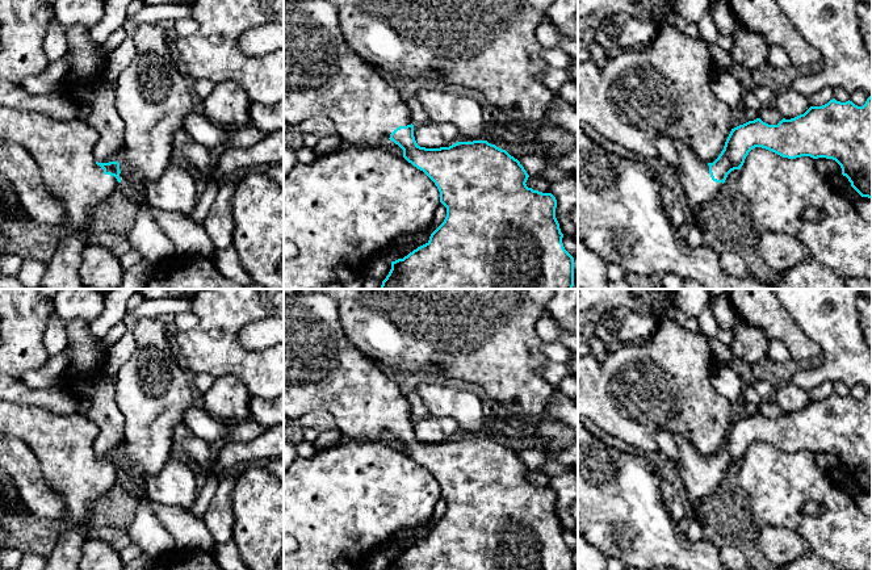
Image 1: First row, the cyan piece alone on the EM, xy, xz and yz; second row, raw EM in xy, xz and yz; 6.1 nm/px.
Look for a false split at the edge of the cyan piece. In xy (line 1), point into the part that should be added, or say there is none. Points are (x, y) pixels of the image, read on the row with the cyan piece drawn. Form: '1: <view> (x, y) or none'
1: xy (63, 150)

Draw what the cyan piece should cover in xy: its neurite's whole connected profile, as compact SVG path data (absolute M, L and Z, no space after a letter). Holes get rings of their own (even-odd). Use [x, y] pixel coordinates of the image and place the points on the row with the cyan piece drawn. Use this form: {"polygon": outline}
{"polygon": "M0 105L0 143L13 142L22 146L35 160L49 194L64 208L66 222L60 226L67 235L60 240L54 259L46 265L42 289L84 289L79 269L81 252L87 243L87 222L92 210L105 201L121 183L120 163L98 163L93 148L98 134L84 120L53 120L42 113Z"}

